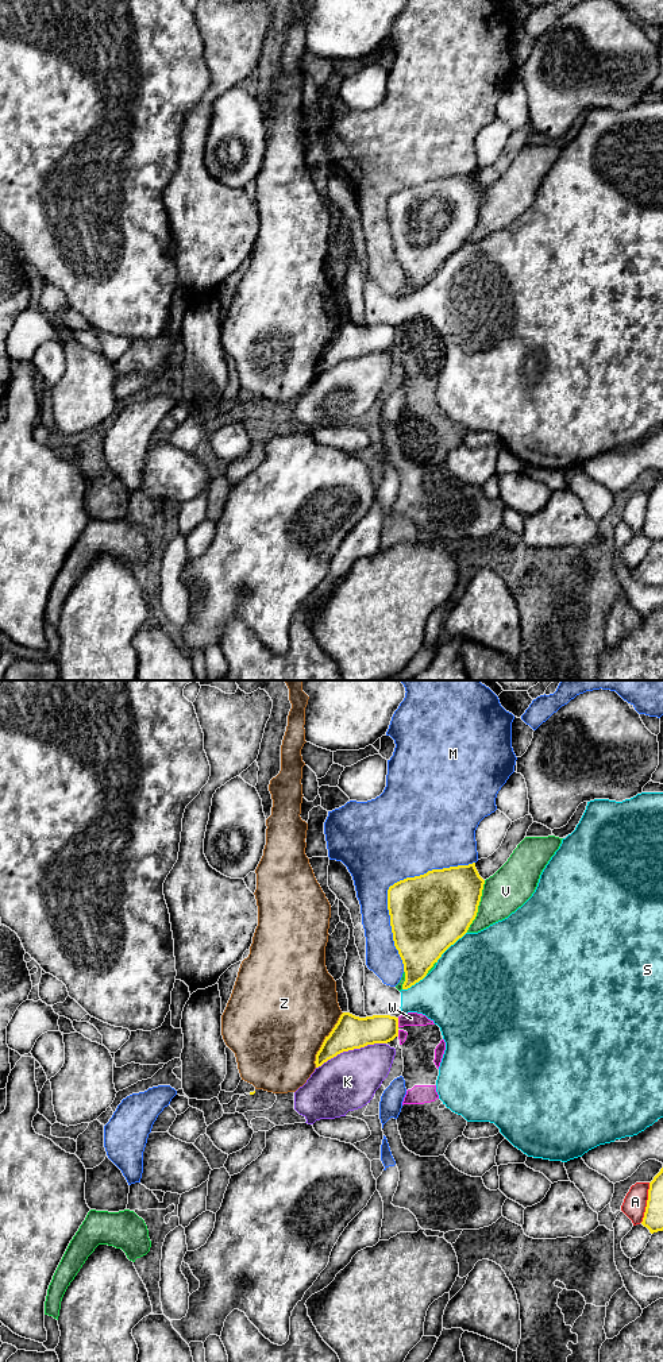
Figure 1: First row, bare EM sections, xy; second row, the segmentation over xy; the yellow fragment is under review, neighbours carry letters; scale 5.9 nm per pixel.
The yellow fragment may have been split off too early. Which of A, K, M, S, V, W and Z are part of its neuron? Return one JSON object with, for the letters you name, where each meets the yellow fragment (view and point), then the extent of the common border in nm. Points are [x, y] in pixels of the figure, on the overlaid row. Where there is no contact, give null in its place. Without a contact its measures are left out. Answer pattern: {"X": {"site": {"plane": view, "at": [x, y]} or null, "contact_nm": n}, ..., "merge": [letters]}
{"merge": []}

